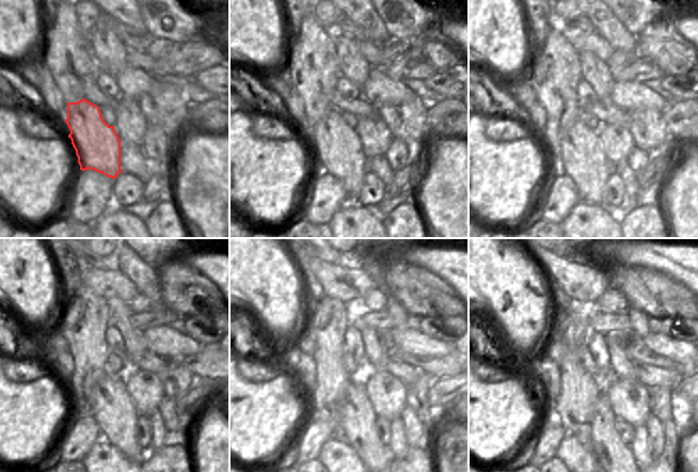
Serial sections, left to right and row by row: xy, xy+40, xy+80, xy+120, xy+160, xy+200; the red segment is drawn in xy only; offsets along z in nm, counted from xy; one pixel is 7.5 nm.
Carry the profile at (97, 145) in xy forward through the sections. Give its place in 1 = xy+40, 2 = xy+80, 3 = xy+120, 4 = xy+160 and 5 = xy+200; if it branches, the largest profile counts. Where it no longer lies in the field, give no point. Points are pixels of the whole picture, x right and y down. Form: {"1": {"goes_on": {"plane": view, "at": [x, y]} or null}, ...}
{"1": {"goes_on": {"plane": "xy+40", "at": [339, 153]}}, "2": {"goes_on": {"plane": "xy+80", "at": [582, 158]}}, "3": {"goes_on": {"plane": "xy+120", "at": [111, 406]}}, "4": {"goes_on": {"plane": "xy+160", "at": [358, 417]}}, "5": {"goes_on": {"plane": "xy+200", "at": [613, 455]}}}

